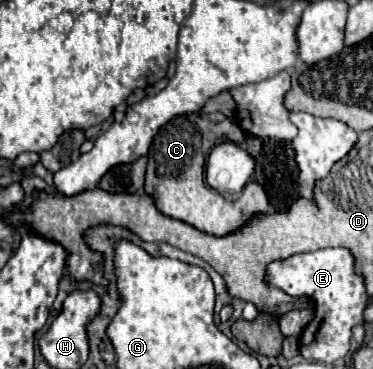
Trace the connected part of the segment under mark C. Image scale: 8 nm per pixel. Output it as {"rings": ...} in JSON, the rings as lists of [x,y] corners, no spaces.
{"rings":[[[194,114],[172,118],[158,132],[158,136],[154,138],[150,146],[146,184],[144,184],[144,192],[152,196],[156,208],[164,216],[182,220],[212,236],[232,234],[232,230],[240,230],[240,226],[244,226],[248,218],[268,212],[268,198],[262,186],[256,182],[246,184],[236,202],[230,198],[224,198],[220,192],[212,190],[206,184],[206,178],[204,178],[206,156],[210,154],[210,148],[216,146],[216,142],[220,140],[234,140],[234,142],[244,140],[244,132],[236,120],[224,120],[216,124]]]}

